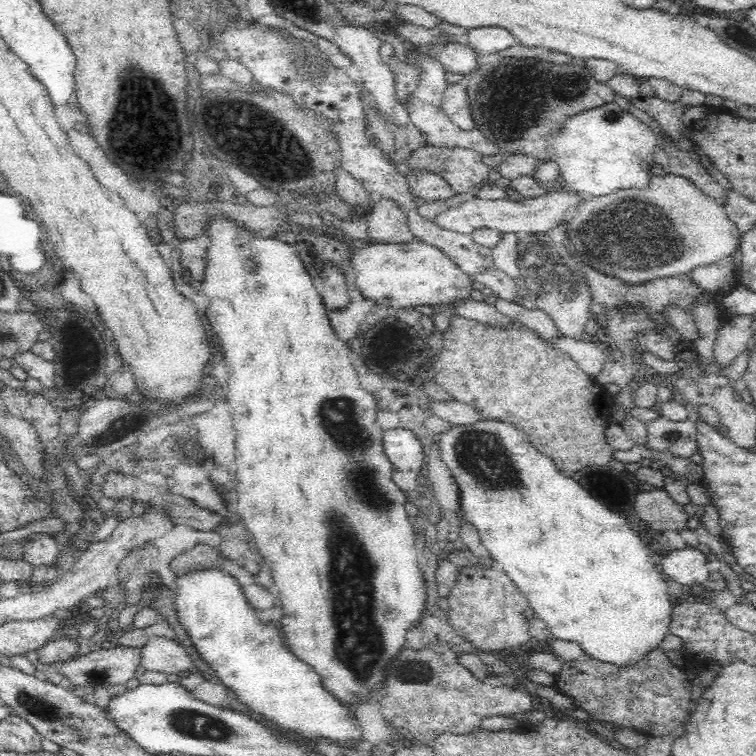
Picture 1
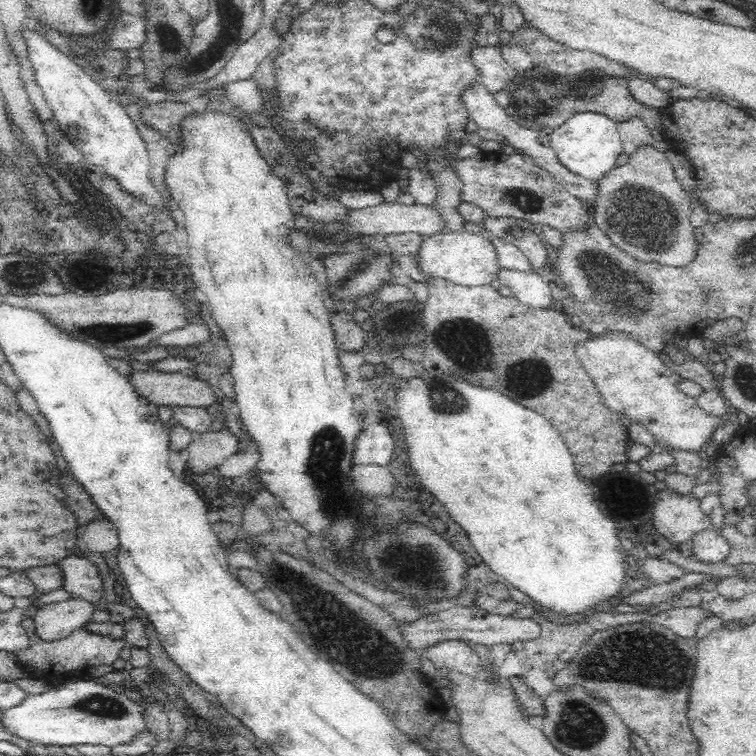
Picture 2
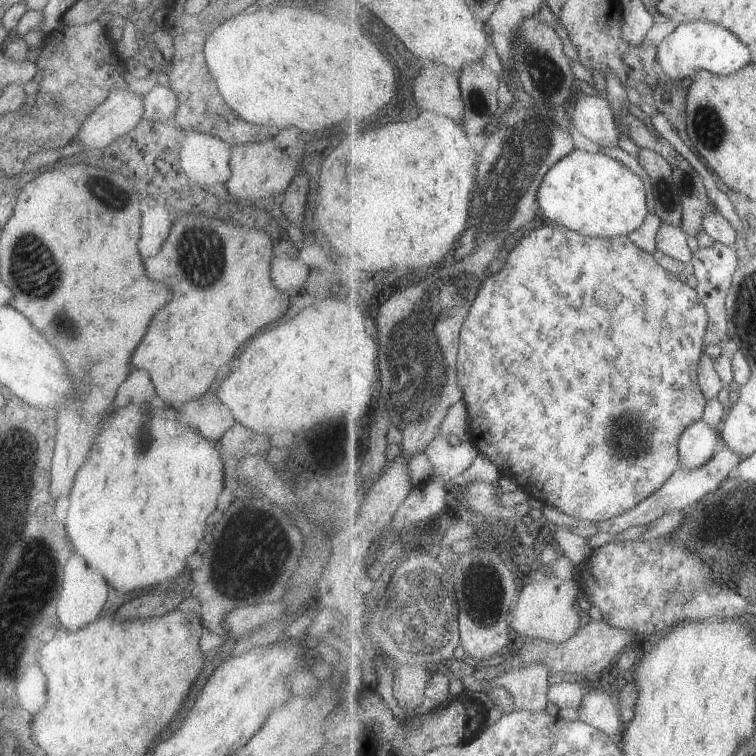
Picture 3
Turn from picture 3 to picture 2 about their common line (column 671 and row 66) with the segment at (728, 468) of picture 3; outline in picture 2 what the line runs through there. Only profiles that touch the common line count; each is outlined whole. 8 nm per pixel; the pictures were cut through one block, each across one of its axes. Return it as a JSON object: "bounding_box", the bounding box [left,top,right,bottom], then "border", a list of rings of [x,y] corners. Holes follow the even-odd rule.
{"bounding_box":[472,46,516,94],"border":[[[497,46],[476,47],[472,61],[479,70],[480,84],[492,94],[506,90],[516,75]]]}

